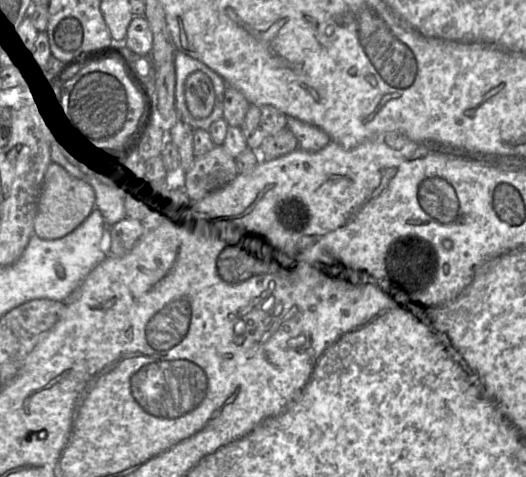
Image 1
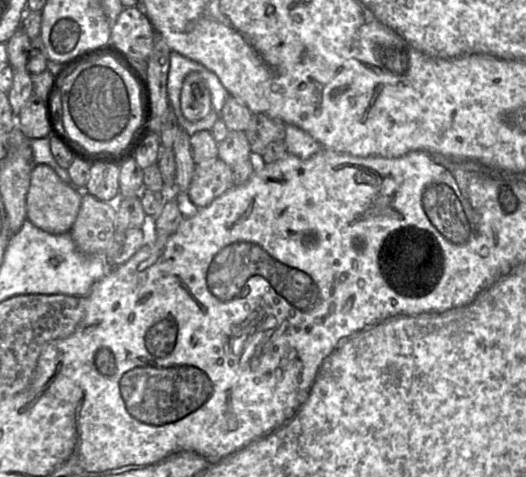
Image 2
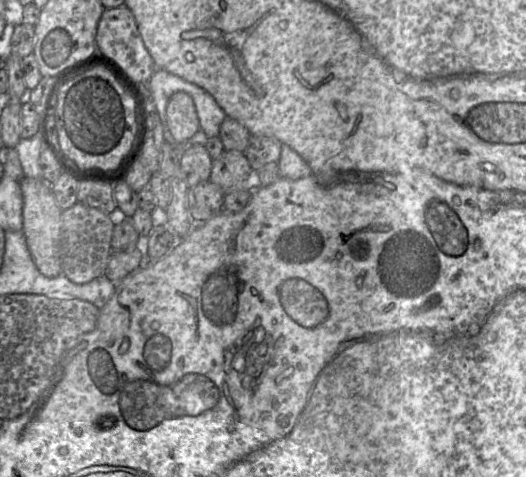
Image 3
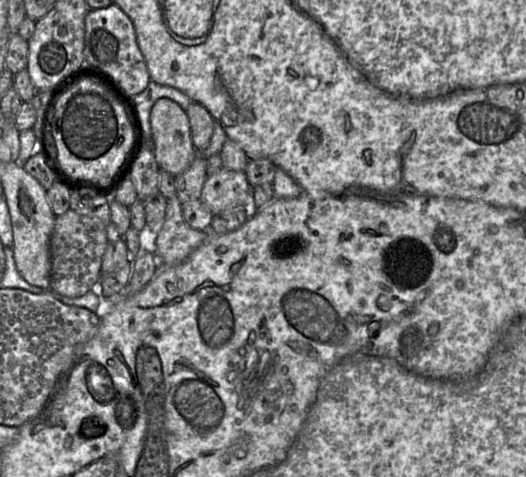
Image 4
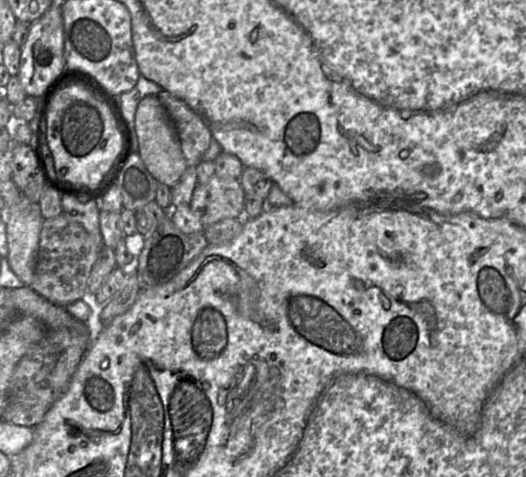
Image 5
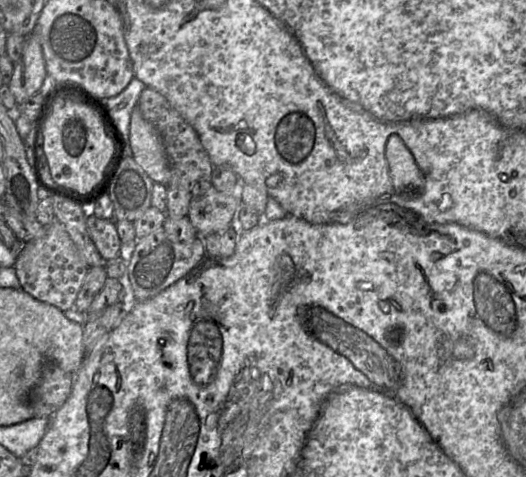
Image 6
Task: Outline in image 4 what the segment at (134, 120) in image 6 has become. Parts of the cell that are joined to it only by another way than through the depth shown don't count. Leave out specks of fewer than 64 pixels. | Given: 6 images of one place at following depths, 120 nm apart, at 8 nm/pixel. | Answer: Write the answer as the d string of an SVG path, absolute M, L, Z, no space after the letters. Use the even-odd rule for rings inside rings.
M168 98L158 99L150 112L151 138L156 162L161 170L177 176L184 172L197 157L191 139L189 119L176 102Z

